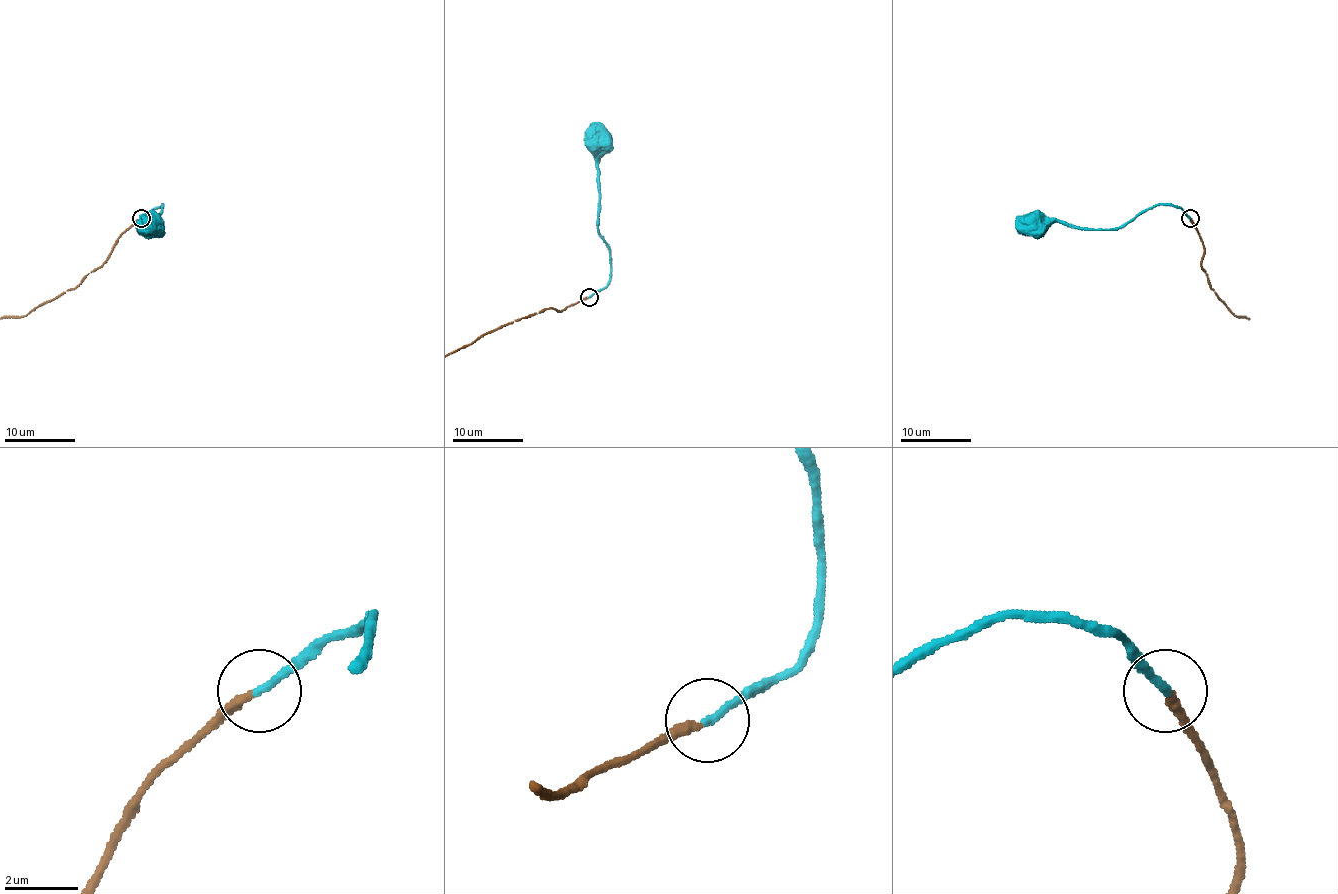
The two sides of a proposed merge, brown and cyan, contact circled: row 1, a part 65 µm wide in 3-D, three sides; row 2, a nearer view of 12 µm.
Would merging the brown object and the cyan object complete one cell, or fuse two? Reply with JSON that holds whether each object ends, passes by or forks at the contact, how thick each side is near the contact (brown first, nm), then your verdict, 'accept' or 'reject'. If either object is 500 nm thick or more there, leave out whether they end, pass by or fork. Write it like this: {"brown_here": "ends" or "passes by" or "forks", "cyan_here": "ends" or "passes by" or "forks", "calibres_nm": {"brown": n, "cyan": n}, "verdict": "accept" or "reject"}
{"brown_here": "ends", "cyan_here": "ends", "calibres_nm": {"brown": 240, "cyan": 220}, "verdict": "accept"}

